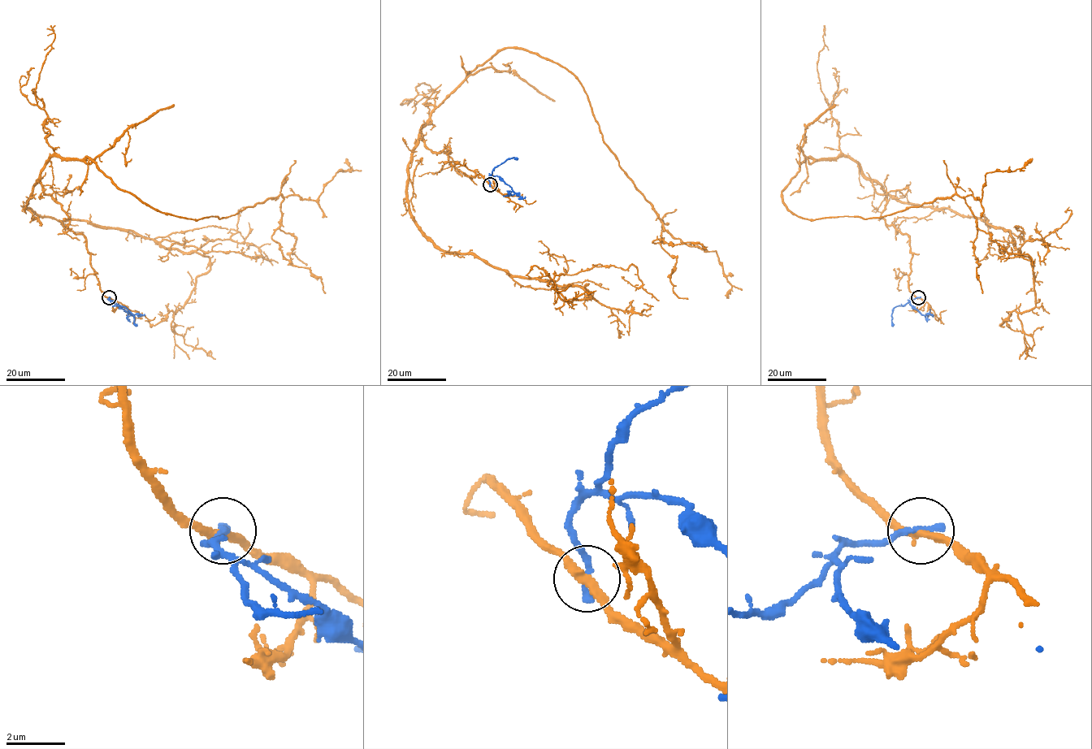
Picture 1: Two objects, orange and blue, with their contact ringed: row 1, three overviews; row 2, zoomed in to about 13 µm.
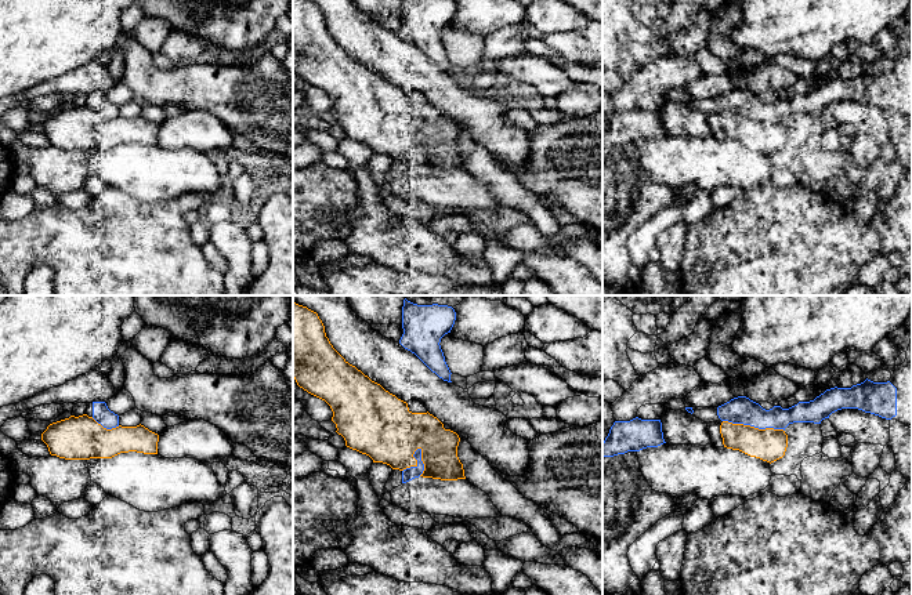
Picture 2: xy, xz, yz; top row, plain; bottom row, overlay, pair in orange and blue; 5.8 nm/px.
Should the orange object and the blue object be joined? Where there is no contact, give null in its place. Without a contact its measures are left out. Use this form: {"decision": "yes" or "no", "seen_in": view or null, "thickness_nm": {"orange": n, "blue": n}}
{"decision": "no", "seen_in": "xz", "thickness_nm": {"orange": 360, "blue": 70}}

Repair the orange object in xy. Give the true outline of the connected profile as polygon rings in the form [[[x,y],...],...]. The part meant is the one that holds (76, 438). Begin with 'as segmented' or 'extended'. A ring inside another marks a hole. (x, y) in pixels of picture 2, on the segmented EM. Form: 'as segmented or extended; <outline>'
as segmented; [[[87,414],[53,422],[41,433],[51,456],[65,460],[112,458],[120,453],[158,454],[159,435],[144,425],[104,428]]]

